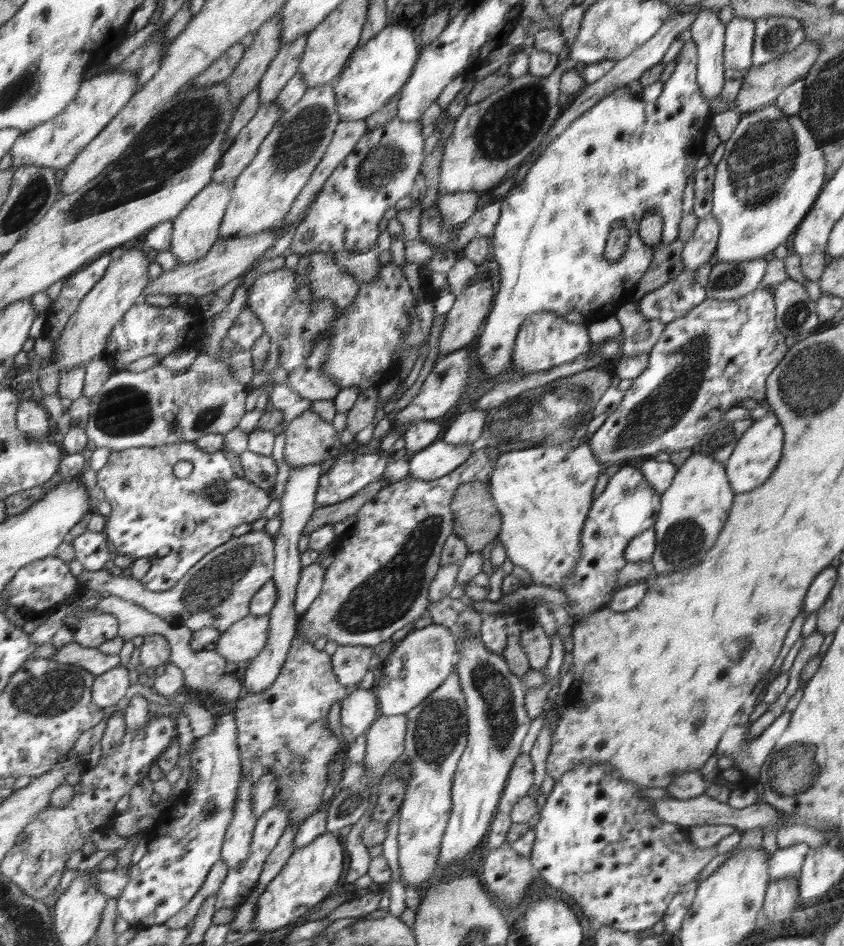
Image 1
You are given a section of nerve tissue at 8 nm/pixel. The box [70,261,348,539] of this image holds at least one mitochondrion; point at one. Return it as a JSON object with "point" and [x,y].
{"point":[126,410]}

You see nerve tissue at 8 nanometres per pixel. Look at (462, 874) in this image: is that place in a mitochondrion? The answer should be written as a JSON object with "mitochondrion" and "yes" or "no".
{"mitochondrion":"no"}

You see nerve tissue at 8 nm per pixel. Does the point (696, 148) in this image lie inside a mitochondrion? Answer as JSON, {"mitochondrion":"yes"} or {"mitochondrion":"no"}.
{"mitochondrion":"no"}

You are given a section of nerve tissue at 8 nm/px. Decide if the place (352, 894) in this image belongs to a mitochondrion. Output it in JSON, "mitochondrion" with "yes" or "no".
{"mitochondrion":"no"}

